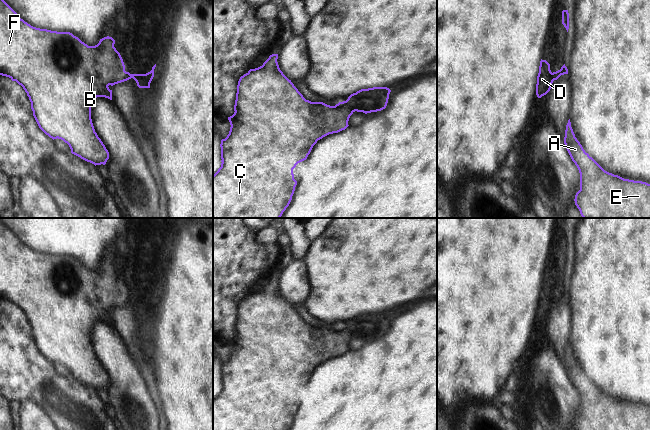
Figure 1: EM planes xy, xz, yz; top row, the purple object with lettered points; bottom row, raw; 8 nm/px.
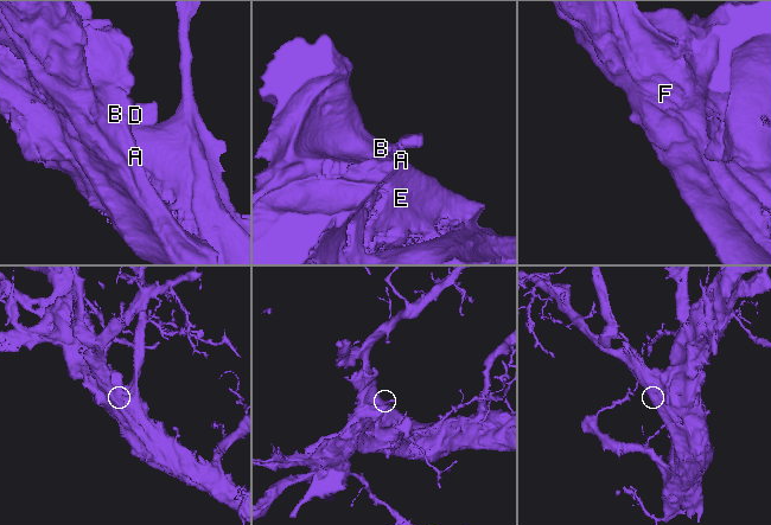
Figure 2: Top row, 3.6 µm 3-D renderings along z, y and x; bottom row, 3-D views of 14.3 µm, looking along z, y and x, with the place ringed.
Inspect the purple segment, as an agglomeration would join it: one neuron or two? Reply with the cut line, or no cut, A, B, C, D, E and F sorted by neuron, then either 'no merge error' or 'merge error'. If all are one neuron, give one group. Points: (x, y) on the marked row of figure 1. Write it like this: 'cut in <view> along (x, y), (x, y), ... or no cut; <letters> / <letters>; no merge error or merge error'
cut in xz along (345, 101), (354, 111); A B C E F / D; merge error

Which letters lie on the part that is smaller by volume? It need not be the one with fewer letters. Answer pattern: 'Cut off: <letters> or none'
Cut off: D.

